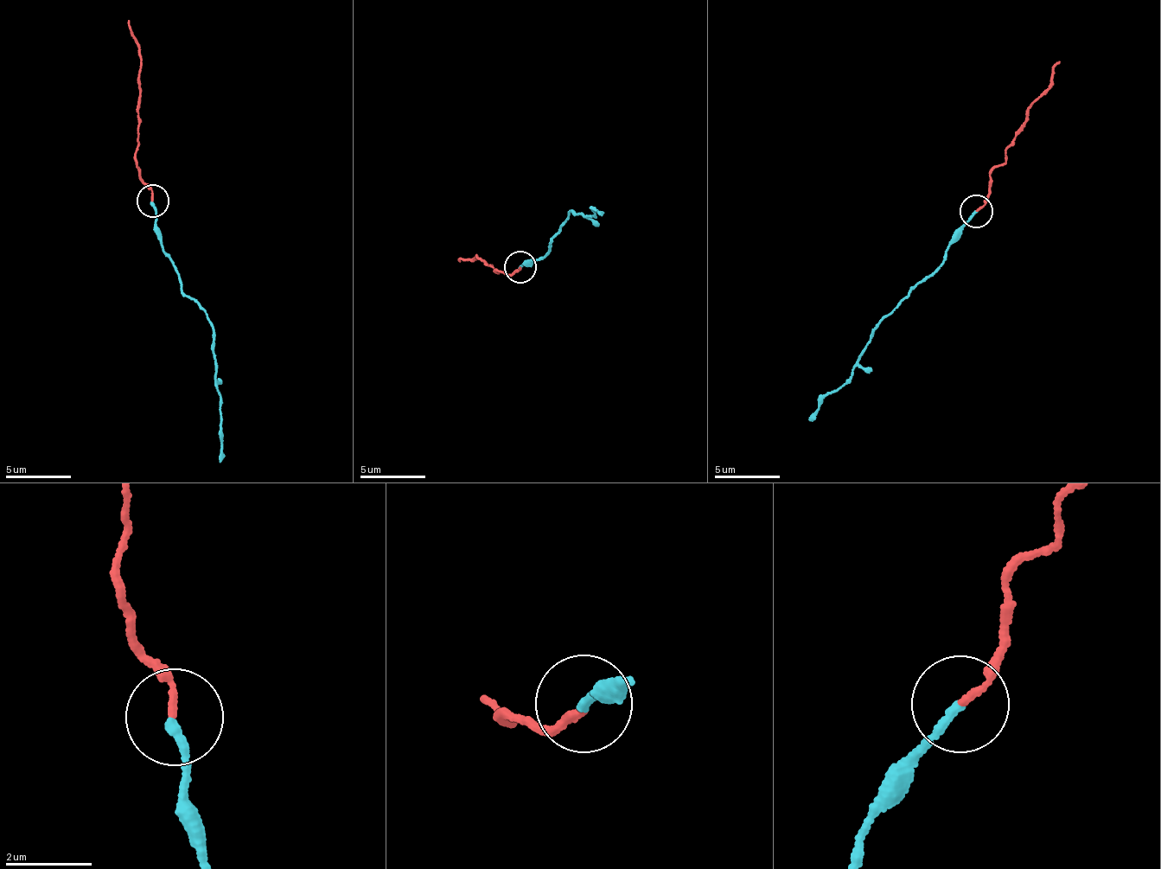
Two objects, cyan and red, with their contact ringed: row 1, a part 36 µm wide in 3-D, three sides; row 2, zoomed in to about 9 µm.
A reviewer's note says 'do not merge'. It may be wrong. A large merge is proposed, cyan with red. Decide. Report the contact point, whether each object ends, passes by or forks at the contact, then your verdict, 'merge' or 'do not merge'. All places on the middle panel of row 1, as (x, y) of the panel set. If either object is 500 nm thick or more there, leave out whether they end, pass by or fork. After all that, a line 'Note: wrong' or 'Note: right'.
(520, 267) | cyan ends | red ends | do not merge
Note: right

